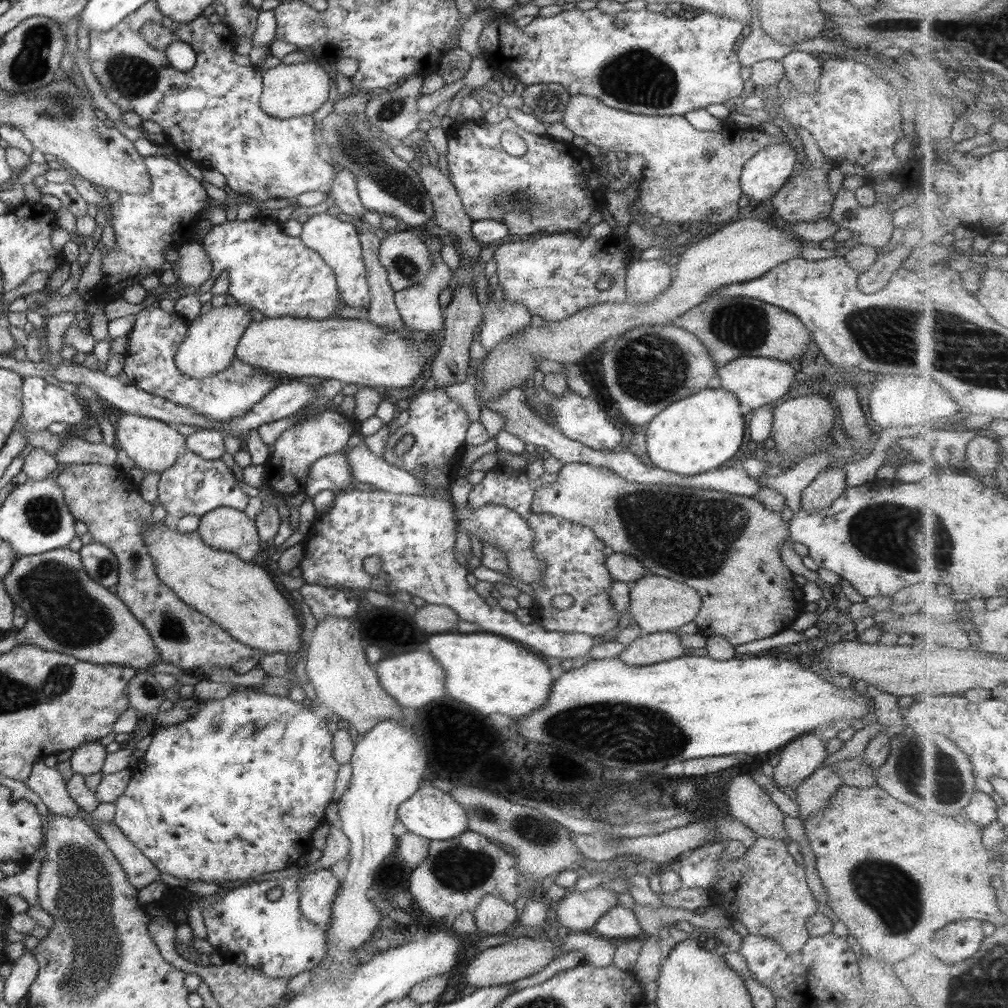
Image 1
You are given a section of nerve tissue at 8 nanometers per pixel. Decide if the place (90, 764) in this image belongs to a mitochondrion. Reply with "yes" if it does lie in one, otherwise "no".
no

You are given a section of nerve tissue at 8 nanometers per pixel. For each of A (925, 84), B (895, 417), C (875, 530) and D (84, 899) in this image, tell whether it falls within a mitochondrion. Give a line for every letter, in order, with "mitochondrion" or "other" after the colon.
A: other
B: other
C: mitochondrion
D: mitochondrion

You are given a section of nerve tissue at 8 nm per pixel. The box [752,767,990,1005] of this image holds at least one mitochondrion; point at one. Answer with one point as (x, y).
(892, 892)

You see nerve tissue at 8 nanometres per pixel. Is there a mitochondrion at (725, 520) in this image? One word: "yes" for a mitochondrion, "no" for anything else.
yes

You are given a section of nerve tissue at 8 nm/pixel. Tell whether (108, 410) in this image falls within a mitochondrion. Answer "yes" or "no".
no

